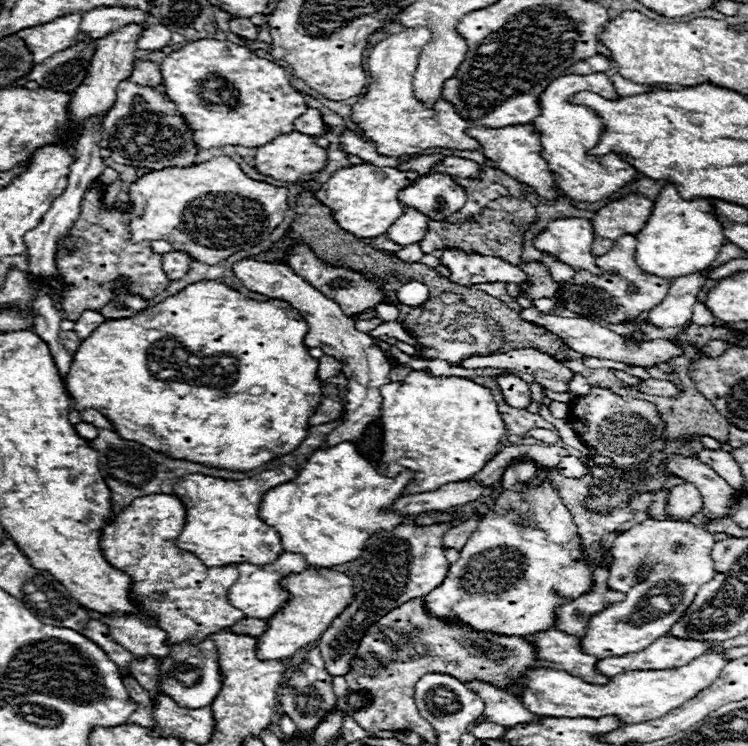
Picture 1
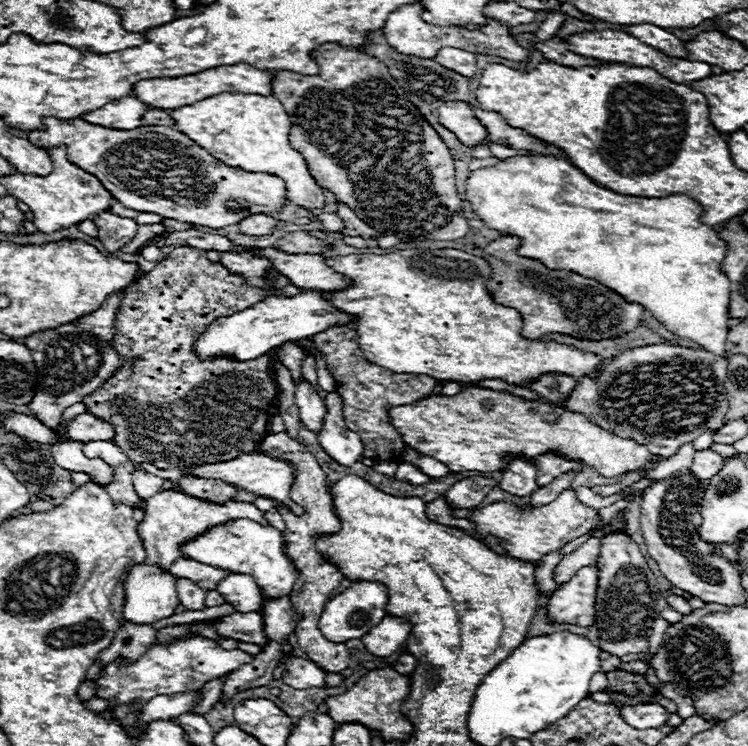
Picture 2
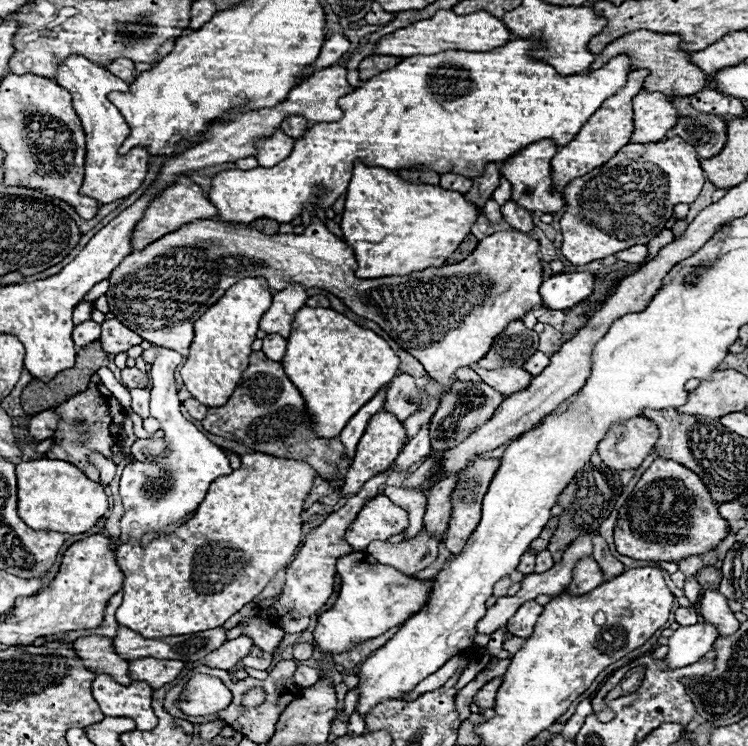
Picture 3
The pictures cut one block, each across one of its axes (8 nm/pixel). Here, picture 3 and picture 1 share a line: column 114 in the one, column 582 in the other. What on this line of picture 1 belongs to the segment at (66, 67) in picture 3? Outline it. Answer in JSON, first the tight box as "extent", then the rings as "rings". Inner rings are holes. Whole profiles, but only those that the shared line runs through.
{"extent":[532,74,638,202],"rings":[[[608,74],[560,76],[550,86],[546,86],[546,92],[538,98],[538,106],[542,108],[542,112],[538,120],[534,120],[532,124],[536,132],[540,132],[540,142],[542,142],[540,156],[548,162],[548,168],[554,174],[554,180],[562,190],[562,194],[578,202],[600,202],[612,192],[620,190],[624,184],[630,184],[632,180],[636,180],[638,172],[628,162],[624,162],[620,154],[608,154],[608,156],[586,154],[586,150],[598,144],[598,136],[602,134],[602,120],[594,116],[592,110],[584,106],[574,106],[568,102],[568,96],[582,90],[598,92],[600,96],[606,96],[606,98],[618,98]]]}

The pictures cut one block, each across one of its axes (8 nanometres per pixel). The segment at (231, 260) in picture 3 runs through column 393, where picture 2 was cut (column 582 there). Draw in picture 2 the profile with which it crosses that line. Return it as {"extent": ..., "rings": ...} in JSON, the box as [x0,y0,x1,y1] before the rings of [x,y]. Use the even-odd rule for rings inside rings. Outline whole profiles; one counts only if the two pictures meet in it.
{"extent":[484,236,644,340],"rings":[[[502,236],[486,246],[484,258],[492,266],[488,290],[498,304],[516,308],[522,314],[524,338],[542,338],[548,332],[560,332],[576,338],[606,340],[638,328],[644,316],[644,308],[640,304],[626,302],[620,294],[592,278],[584,278],[574,272],[550,270],[538,260],[518,256],[520,244],[522,238],[518,236]]]}

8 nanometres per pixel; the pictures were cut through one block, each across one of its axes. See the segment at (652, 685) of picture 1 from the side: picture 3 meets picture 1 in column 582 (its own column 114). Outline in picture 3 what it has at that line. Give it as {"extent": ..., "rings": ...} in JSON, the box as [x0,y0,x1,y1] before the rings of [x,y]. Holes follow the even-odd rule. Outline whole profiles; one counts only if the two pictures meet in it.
{"extent":[92,674,158,730],"rings":[[[98,674],[96,680],[92,682],[92,696],[94,700],[100,704],[100,710],[104,712],[104,716],[112,716],[112,718],[132,718],[136,722],[136,730],[152,730],[158,720],[152,712],[150,700],[152,700],[152,688],[144,682],[130,682],[128,686],[120,686],[118,682],[114,682],[108,674]]]}

